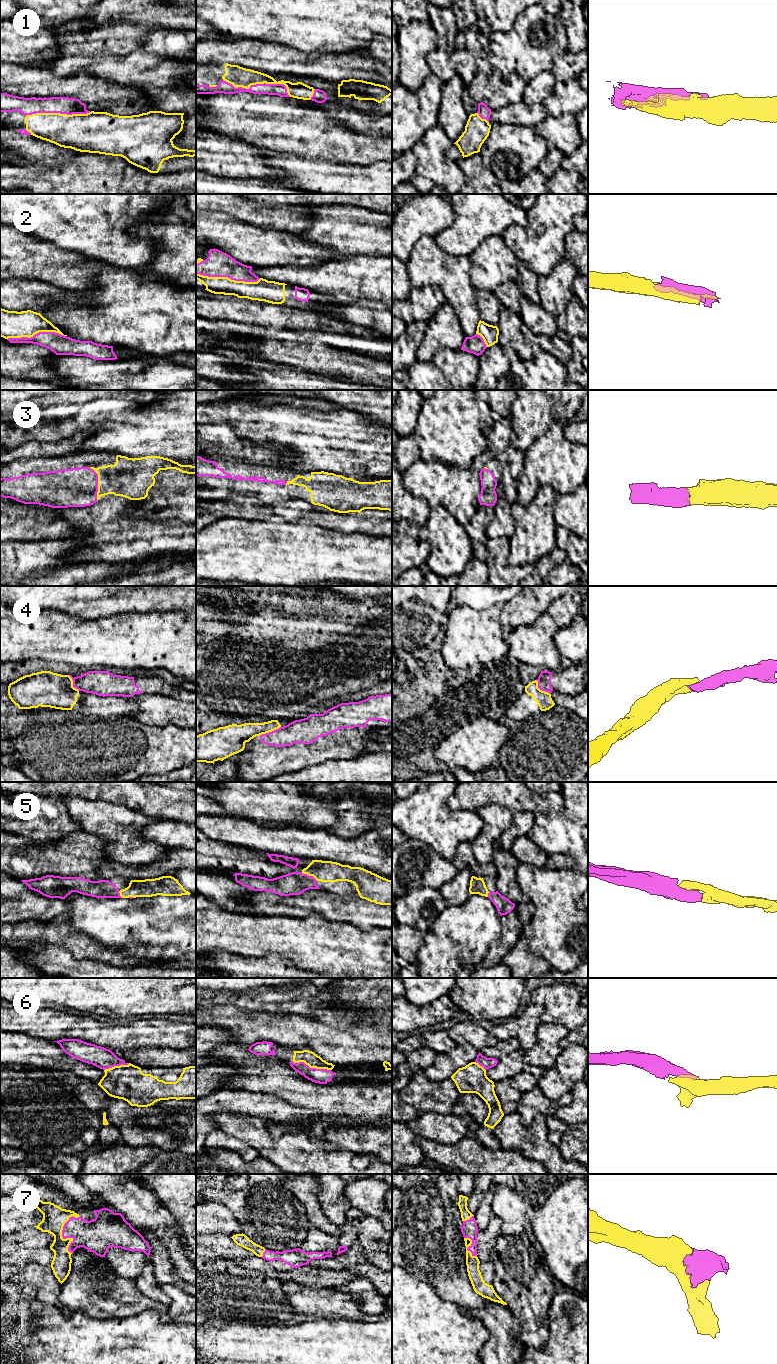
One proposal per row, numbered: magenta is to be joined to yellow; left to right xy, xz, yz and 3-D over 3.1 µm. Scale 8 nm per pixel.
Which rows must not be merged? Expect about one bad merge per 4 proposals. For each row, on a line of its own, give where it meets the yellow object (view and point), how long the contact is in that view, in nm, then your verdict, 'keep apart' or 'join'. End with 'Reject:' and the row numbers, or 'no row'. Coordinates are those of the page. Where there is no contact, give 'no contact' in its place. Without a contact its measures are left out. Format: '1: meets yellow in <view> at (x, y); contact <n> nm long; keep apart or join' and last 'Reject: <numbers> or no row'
1: meets yellow in xz at (259, 83); contact 550 nm long; join
2: meets yellow in xz at (227, 277); contact 500 nm long; join
3: meets yellow in xy at (98, 483); contact 280 nm long; join
4: meets yellow in xz at (269, 731); contact 190 nm long; keep apart
5: meets yellow in xz at (309, 875); contact 150 nm long; join
6: meets yellow in xz at (311, 1067); contact 320 nm long; join
7: meets yellow in xy at (64, 1239); contact 320 nm long; join
Reject: 4

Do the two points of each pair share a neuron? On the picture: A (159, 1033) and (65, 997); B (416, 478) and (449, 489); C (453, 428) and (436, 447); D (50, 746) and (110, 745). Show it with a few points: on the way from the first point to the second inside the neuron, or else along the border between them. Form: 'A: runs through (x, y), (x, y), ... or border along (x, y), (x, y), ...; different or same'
A: border along (140, 1017), (132, 1019); different
B: runs through (424, 479), (432, 480), (441, 485); same
C: runs through (448, 431), (437, 442); same
D: runs through (65, 746), (95, 745); same

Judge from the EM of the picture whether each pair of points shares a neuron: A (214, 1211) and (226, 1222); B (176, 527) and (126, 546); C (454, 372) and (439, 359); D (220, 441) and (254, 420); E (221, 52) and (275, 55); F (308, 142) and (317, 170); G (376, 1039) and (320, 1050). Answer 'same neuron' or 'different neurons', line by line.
A: same neuron
B: same neuron
C: same neuron
D: different neurons
E: same neuron
F: different neurons
G: same neuron

